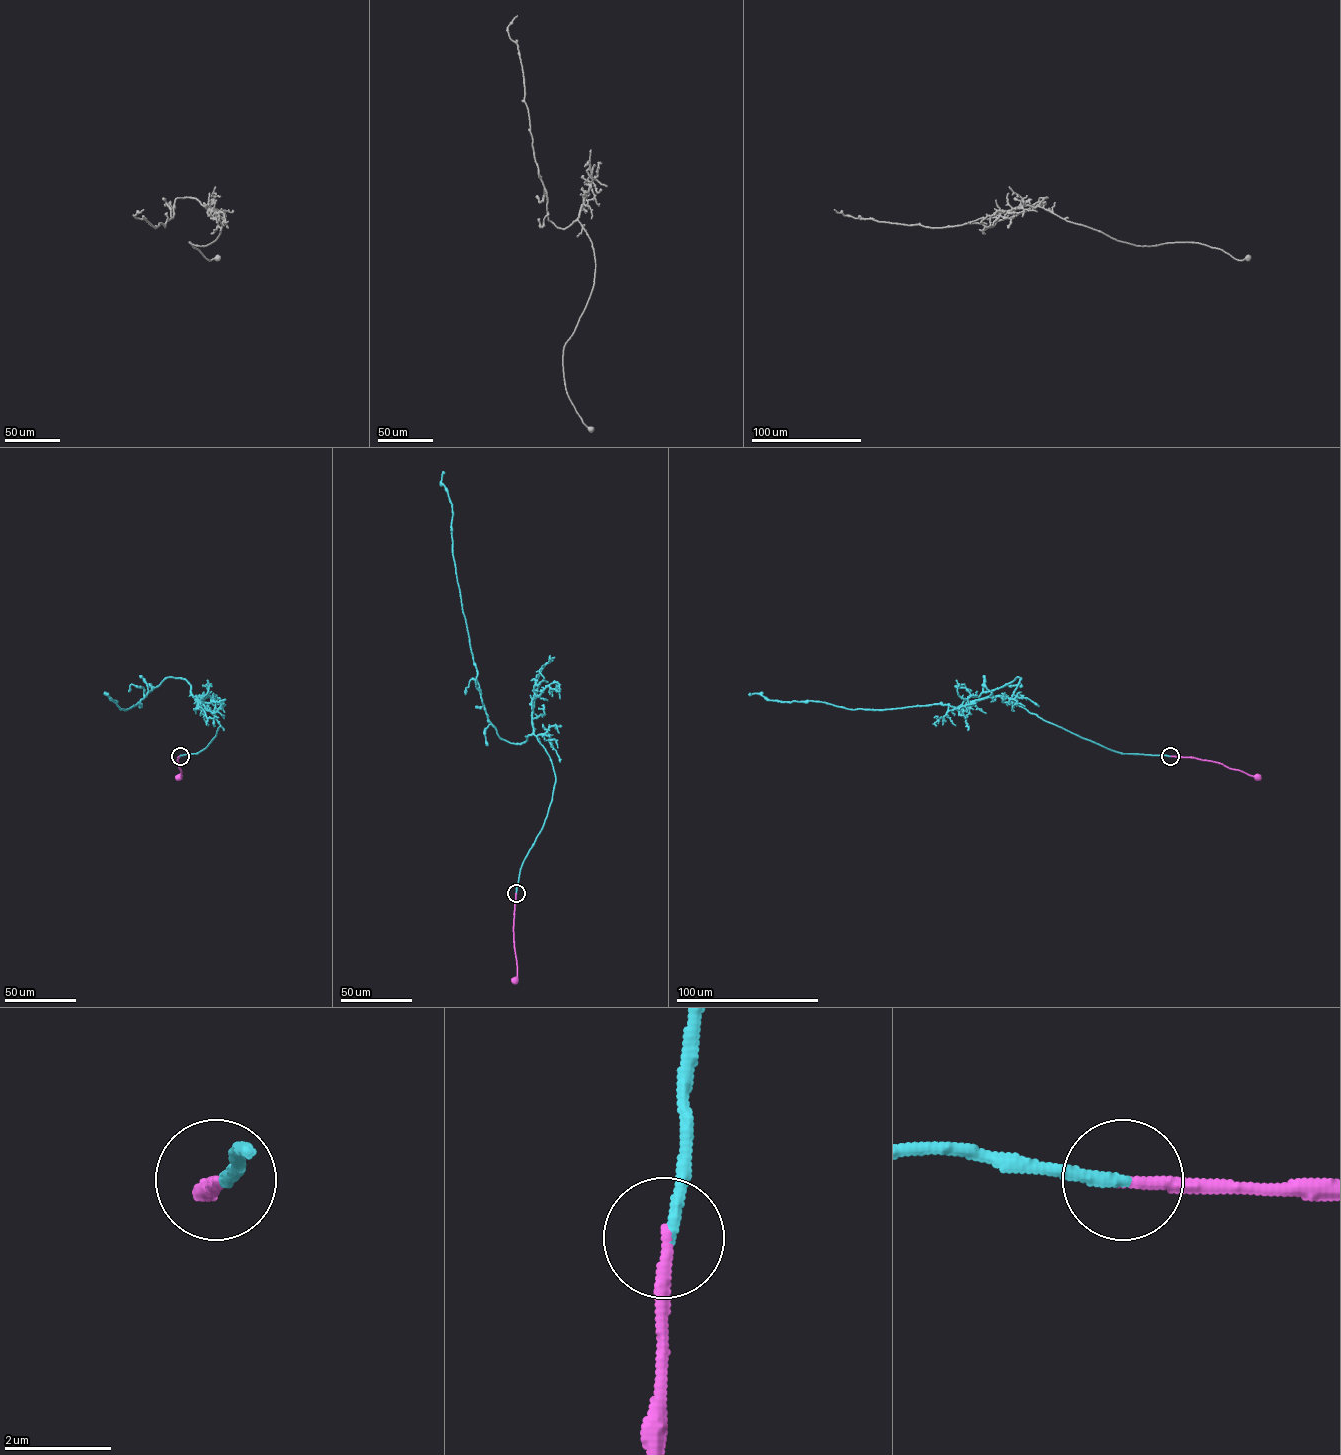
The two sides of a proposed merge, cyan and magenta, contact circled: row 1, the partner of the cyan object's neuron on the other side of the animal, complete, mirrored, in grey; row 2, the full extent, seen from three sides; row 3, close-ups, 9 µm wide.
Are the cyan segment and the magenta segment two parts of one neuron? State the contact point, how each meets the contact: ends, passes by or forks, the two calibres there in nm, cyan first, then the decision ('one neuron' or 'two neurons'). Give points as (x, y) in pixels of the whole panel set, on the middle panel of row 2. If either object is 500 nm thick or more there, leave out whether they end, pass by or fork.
at (516, 893); cyan ends there; magenta ends there; 220 nm thick on the cyan side, 240 nm on the other; one neuron

